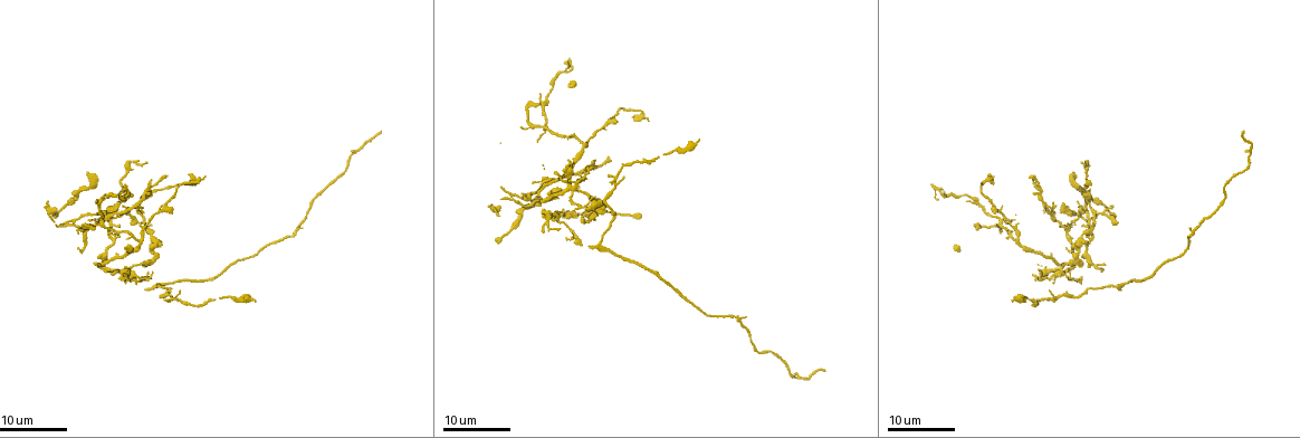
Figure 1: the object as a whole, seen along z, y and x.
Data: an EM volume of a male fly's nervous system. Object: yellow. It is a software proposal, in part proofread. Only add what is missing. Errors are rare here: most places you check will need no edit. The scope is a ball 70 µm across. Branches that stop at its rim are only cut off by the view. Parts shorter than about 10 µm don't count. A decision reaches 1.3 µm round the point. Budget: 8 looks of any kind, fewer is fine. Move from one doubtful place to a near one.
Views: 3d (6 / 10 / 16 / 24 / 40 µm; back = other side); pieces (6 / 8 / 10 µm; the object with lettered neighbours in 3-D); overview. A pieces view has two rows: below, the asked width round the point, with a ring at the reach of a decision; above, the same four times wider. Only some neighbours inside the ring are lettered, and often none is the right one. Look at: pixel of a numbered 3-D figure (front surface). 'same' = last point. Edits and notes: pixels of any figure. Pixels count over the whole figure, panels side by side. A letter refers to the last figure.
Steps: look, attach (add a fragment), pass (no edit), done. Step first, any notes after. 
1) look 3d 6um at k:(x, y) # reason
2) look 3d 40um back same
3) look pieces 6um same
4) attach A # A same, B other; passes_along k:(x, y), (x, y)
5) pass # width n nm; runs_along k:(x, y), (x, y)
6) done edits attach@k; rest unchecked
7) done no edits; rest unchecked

look 3d 16um at 1:(164, 174) # long arm stops here

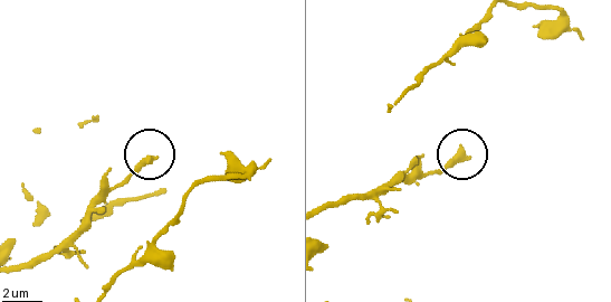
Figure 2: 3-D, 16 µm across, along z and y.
look pieces 10um at 2:(466, 156)

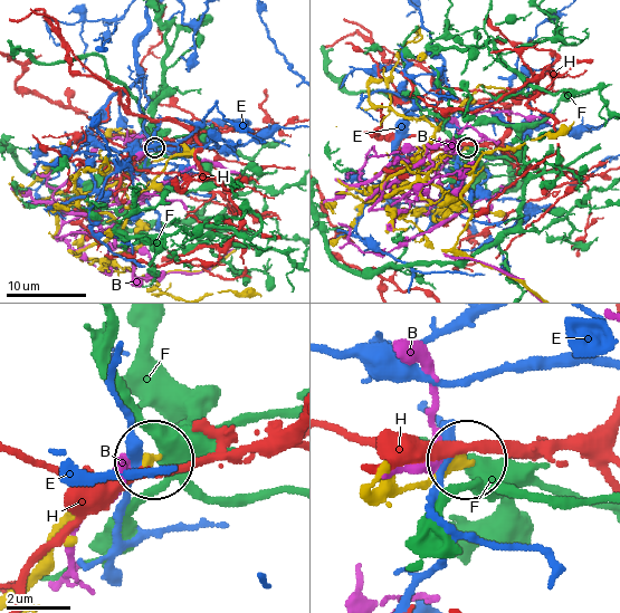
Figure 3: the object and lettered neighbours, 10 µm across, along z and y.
pass # B other, E other, F other, H other; no lettered fragment goes on from it

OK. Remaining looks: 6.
look 3d 24um at 1:(1087, 182) # branch stops here

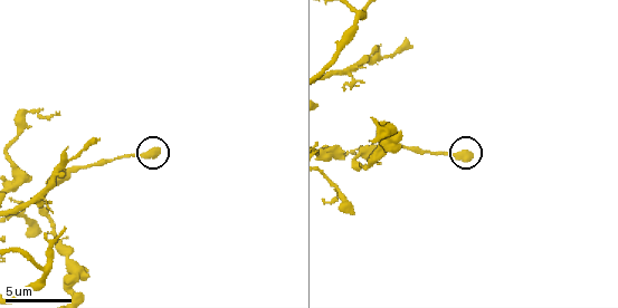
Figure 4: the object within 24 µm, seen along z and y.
look pieces 10um at 4:(469, 153) # see the neighbours

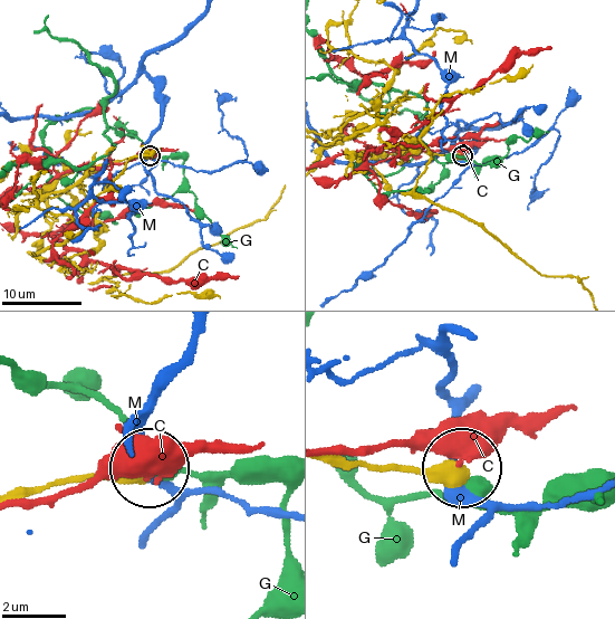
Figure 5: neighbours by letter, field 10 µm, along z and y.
pass # C other, G other, M other; runs_along 5:(326, 456), (391, 472), (460, 472); none of them fits

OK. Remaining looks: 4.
look 3d 16um at 1:(88, 173) # free end

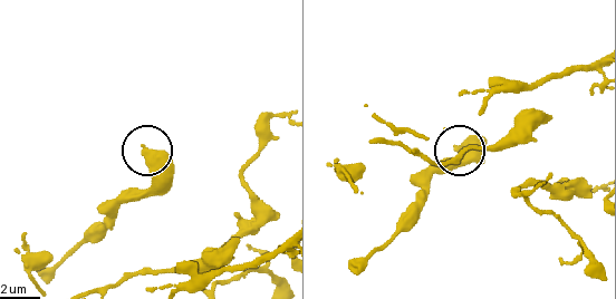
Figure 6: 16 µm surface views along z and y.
look pieces 8um at 6:(456, 146)

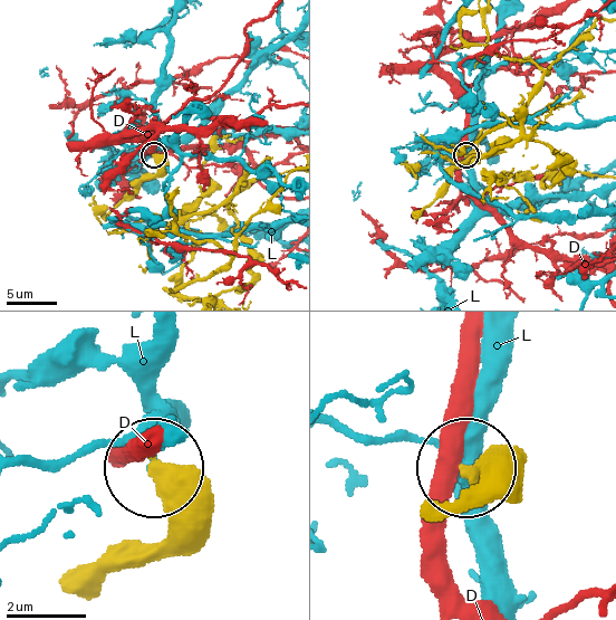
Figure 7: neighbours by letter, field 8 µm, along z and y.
pass # width 460 nm; D other, L other; none of them fits

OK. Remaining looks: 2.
look 3d 24um at 1:(1064, 202) # branch stops here

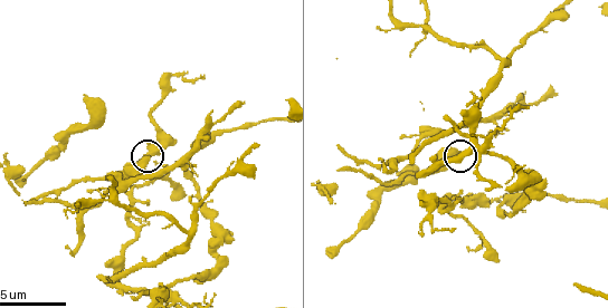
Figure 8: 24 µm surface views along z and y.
look pieces 8um at 8:(146, 159)

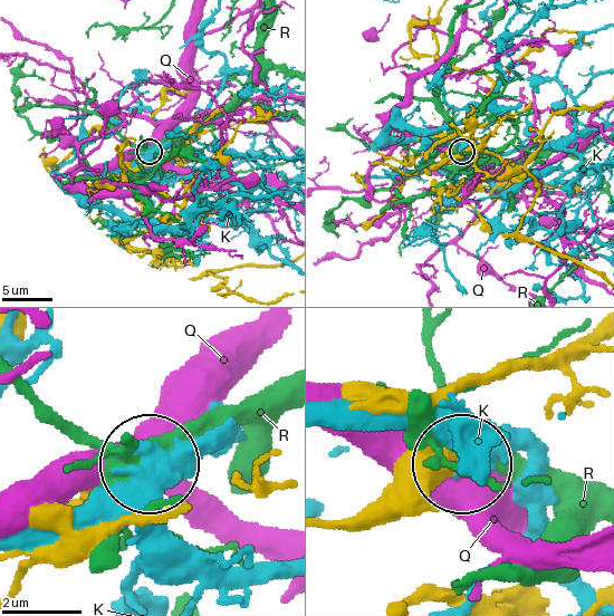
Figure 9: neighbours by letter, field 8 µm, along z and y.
pass # K other, Q other, R other; no lettered fragment goes on from it

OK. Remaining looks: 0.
done no edits; rest unchecked

